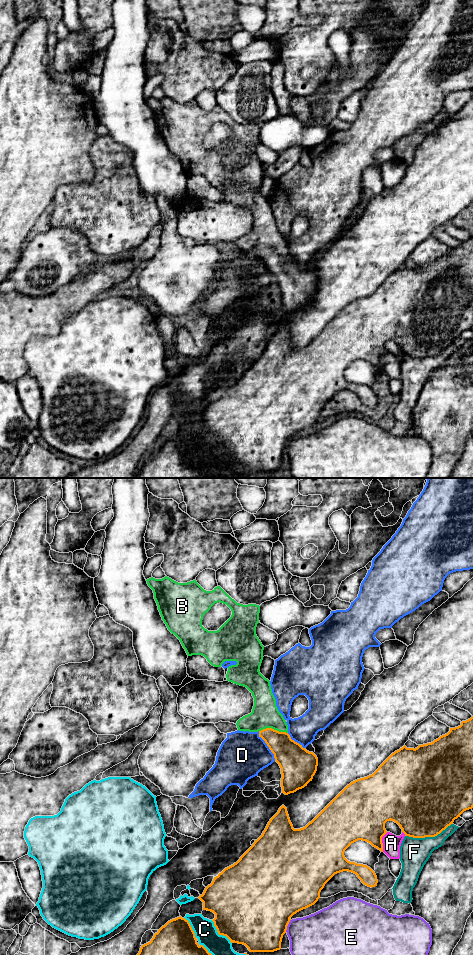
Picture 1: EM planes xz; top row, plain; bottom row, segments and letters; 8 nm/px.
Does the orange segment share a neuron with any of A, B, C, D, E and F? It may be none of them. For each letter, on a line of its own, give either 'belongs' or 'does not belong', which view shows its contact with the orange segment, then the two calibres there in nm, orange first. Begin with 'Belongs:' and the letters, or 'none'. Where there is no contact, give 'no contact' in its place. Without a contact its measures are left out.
Belongs: B
A: does not belong | xz | 360/140 nm
B: belongs | xz | 240/220 nm
C: does not belong | xz | 460/180 nm
D: does not belong | xz | 260/380 nm
E: does not belong | xz | 500/400 nm
F: does not belong | xz | 500/240 nm

